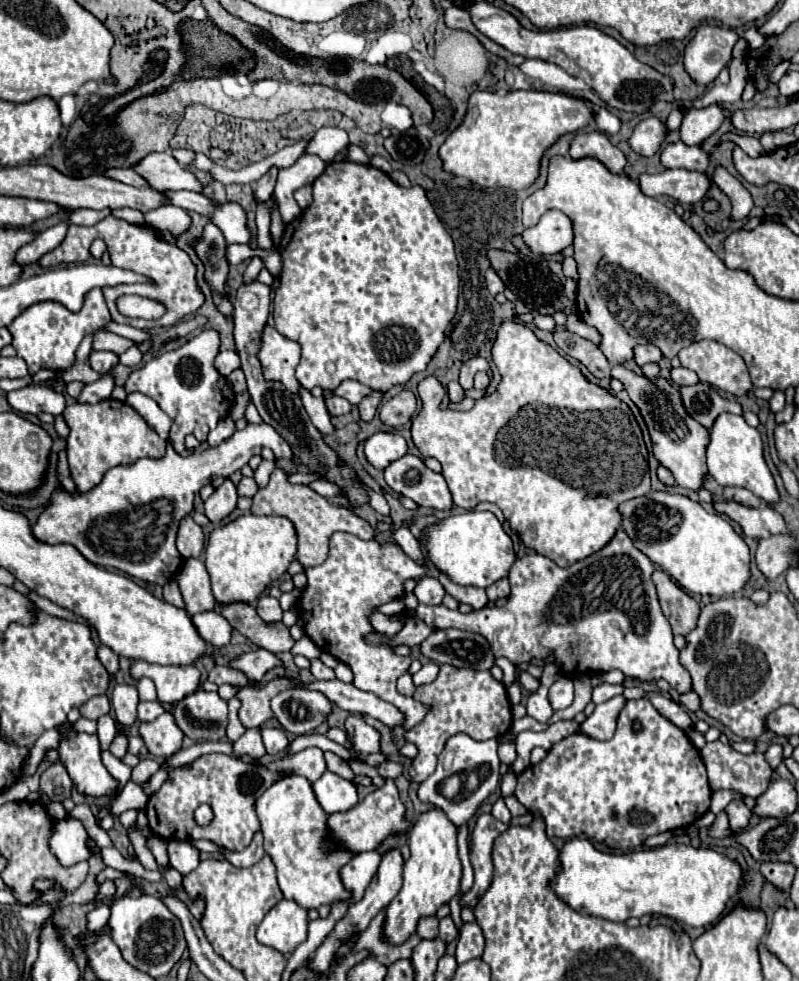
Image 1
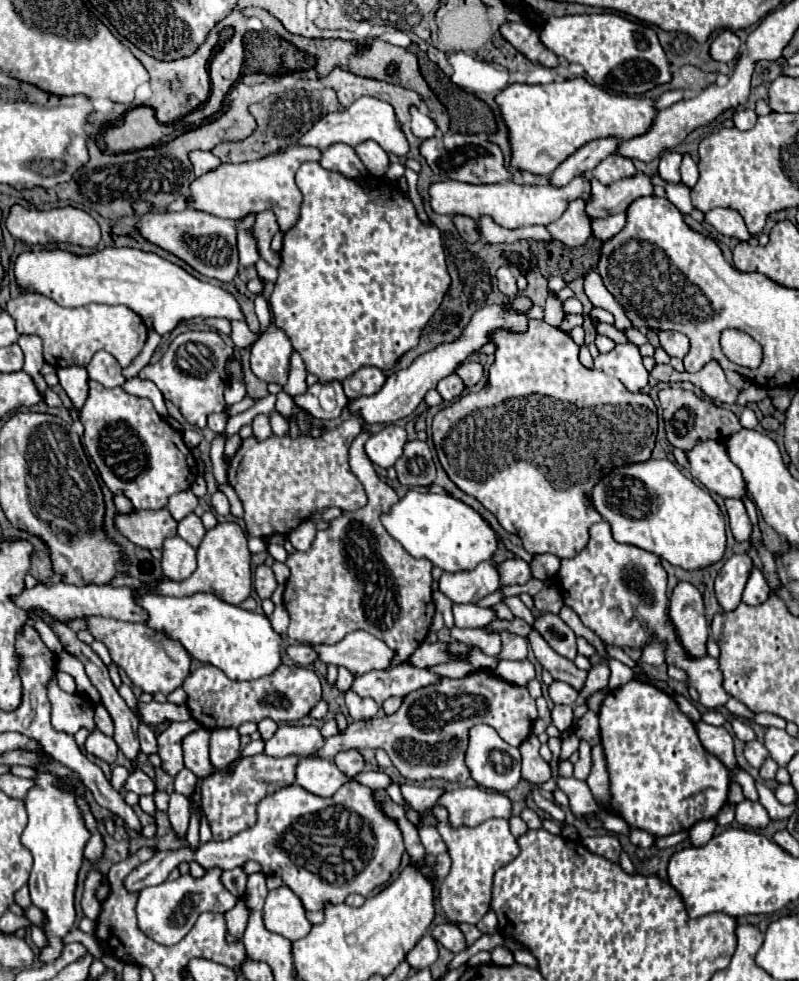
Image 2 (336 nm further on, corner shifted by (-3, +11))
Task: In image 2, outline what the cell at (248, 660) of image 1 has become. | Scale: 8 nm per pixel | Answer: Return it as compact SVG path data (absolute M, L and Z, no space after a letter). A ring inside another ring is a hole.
M290 644L286 648L286 656L294 664L300 664L300 666L308 666L308 664L312 664L316 660L316 652L308 644Z

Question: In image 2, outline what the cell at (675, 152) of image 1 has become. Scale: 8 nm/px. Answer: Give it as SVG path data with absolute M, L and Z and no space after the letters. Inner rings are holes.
M668 150L662 154L660 158L660 166L658 166L658 174L666 180L666 182L680 182L680 164L682 164L682 154Z

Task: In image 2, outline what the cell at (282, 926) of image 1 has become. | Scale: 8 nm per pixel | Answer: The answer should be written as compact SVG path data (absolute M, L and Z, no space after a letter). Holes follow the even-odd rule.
M288 886L268 892L264 904L264 926L270 932L288 938L290 942L306 936L306 932L312 928L302 902Z

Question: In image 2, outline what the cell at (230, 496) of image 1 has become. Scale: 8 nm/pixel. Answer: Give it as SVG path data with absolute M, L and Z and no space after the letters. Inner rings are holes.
M216 490L216 492L212 494L210 502L212 502L212 508L214 508L218 514L222 514L222 516L228 516L228 514L230 514L230 504L228 504L228 498L226 498L226 494L224 494L222 490Z

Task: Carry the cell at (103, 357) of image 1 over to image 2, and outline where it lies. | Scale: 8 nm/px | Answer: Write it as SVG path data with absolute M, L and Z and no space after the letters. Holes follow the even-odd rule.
M96 352L90 364L86 366L90 380L100 382L106 388L114 388L124 384L124 376L120 374L120 364L108 352Z

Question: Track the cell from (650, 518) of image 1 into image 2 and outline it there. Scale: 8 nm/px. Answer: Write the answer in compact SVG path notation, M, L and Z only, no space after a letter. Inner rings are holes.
M646 460L614 468L594 492L592 504L612 526L616 542L648 550L672 566L700 570L716 564L726 550L726 520L708 490L686 478L668 460Z

